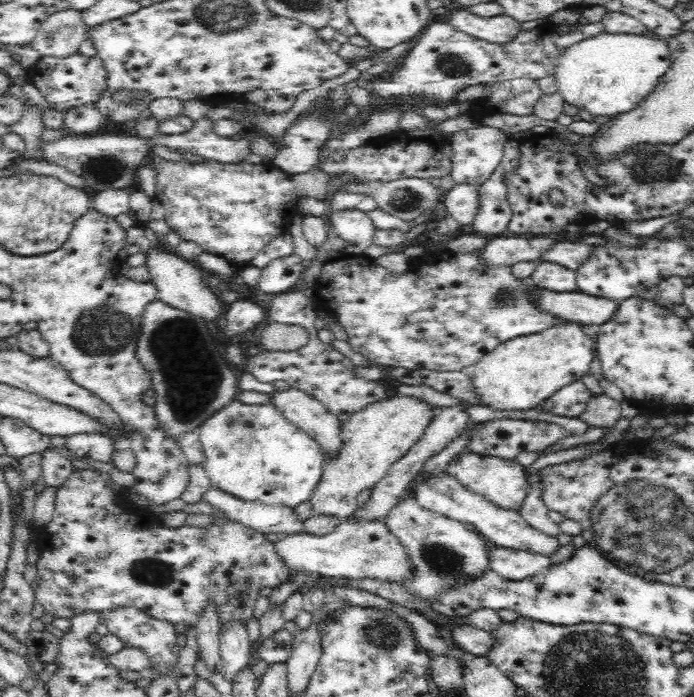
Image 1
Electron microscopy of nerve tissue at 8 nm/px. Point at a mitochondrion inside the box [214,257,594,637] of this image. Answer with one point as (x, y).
(443, 561)

